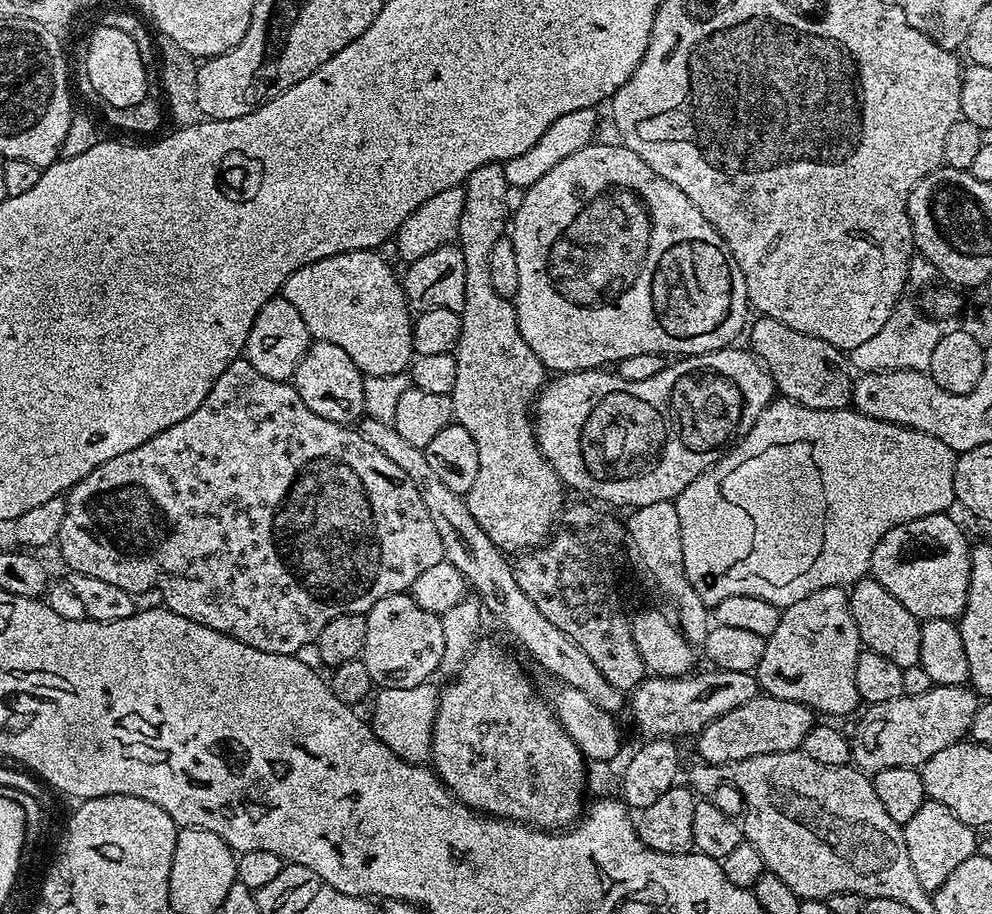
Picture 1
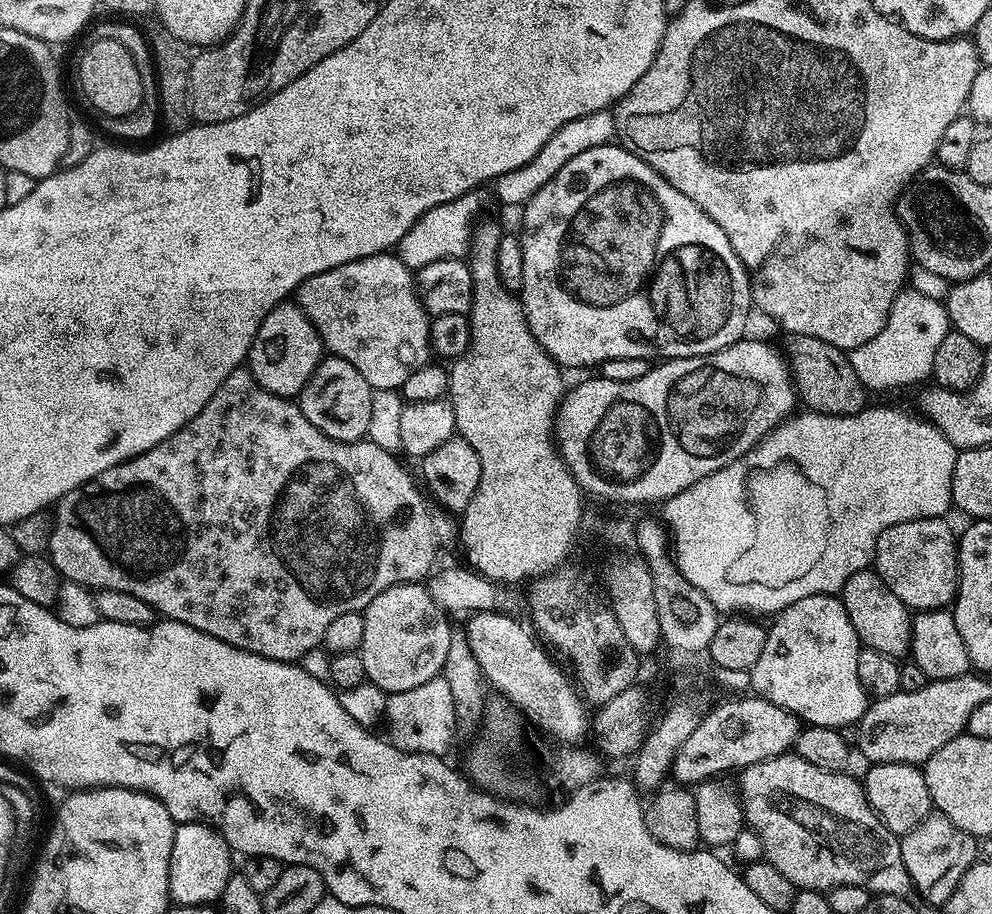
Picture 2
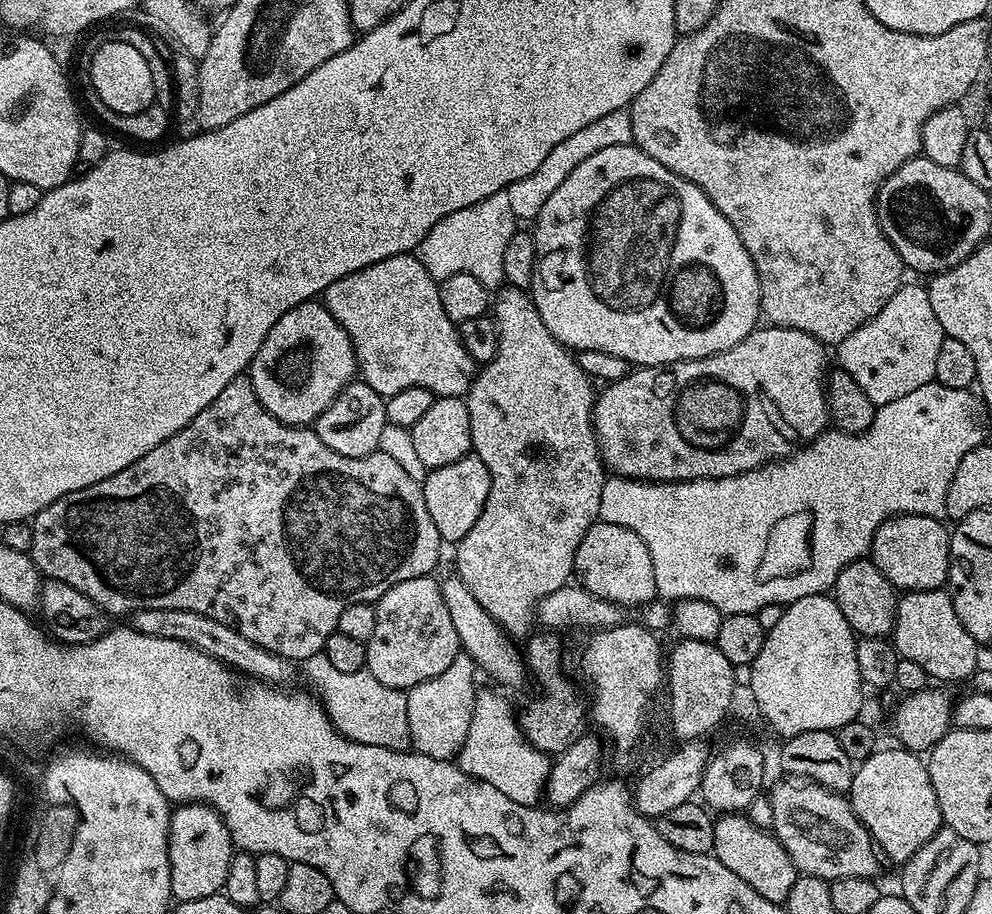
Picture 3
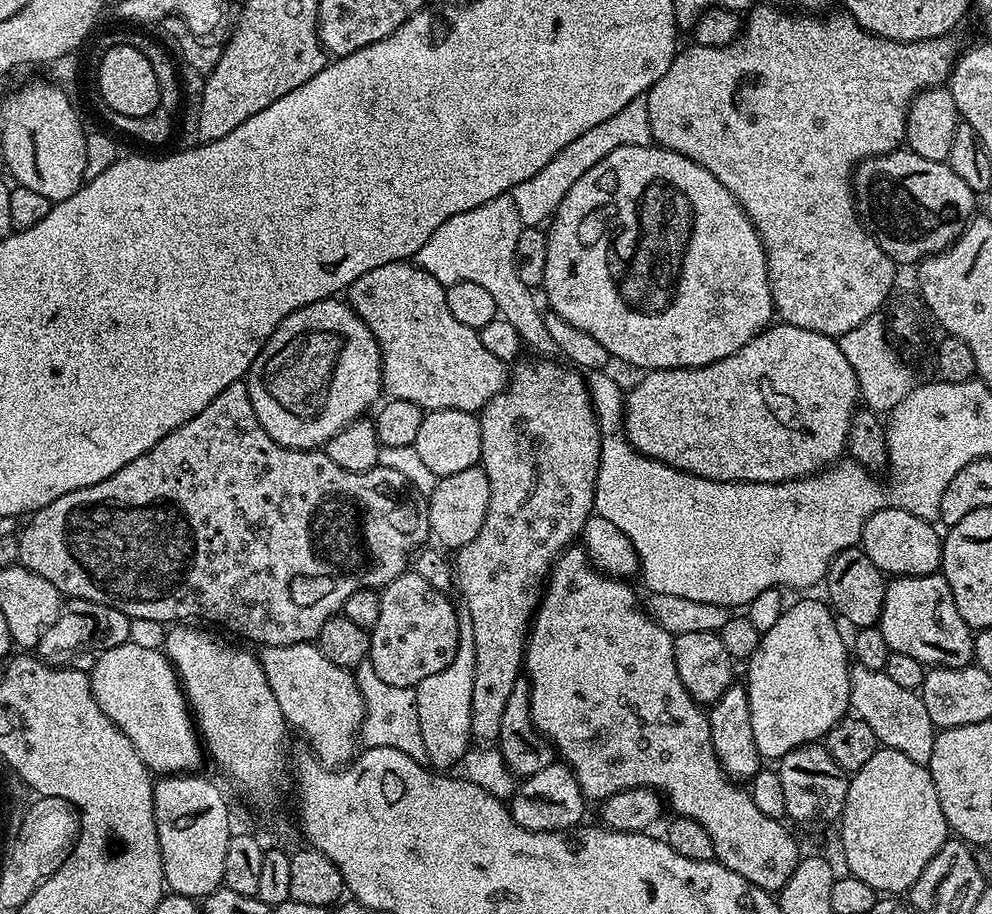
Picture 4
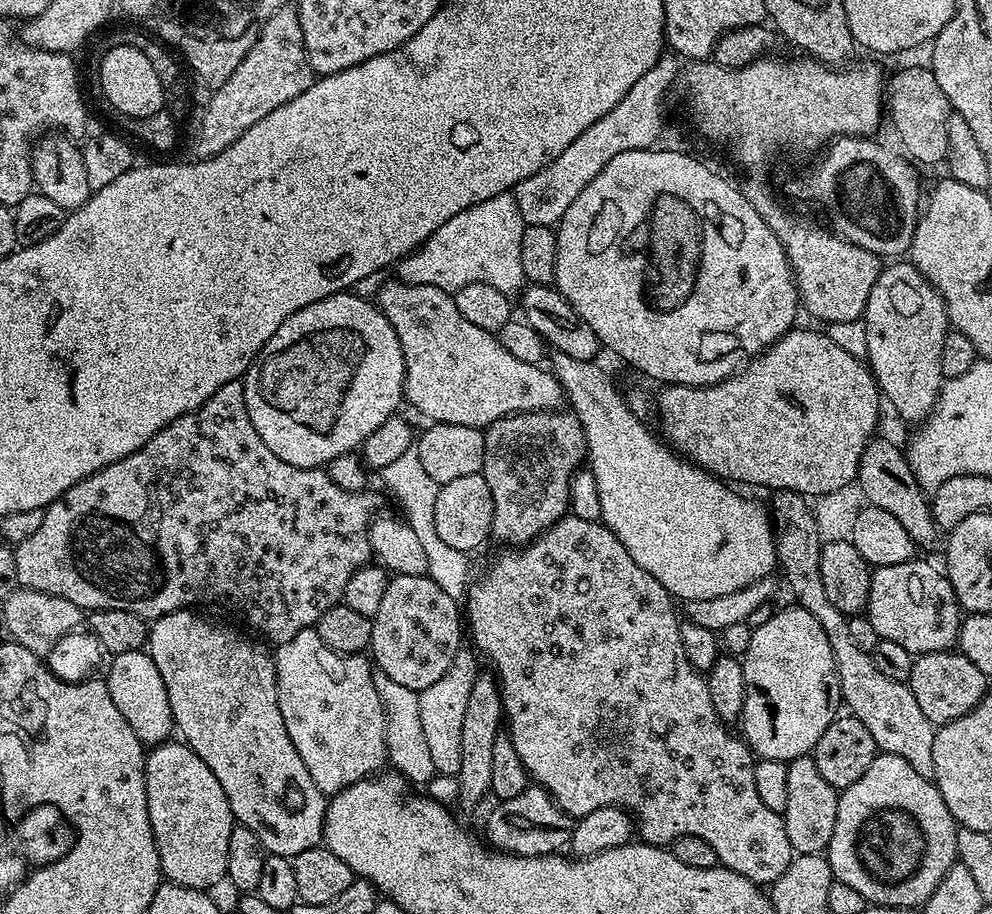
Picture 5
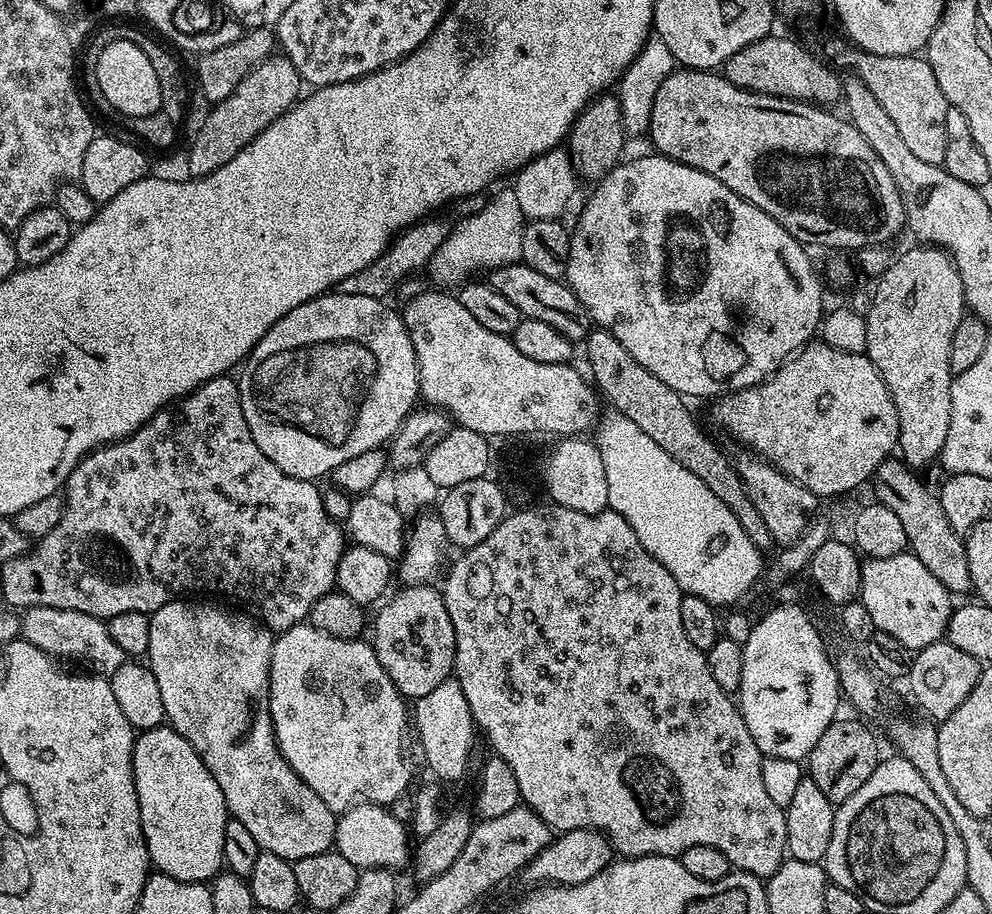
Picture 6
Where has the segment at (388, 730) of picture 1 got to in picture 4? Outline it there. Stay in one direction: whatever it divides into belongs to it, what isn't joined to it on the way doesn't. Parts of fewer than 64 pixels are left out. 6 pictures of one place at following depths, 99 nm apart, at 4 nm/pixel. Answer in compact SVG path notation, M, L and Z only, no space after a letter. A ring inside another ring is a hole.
M461 607L457 611L457 652L453 661L438 674L432 674L428 678L421 680L415 687L417 694L418 723L421 726L422 742L425 743L427 763L436 770L450 770L459 760L470 750L473 743L472 735L472 711L470 702L474 698L474 626L470 618L470 609Z

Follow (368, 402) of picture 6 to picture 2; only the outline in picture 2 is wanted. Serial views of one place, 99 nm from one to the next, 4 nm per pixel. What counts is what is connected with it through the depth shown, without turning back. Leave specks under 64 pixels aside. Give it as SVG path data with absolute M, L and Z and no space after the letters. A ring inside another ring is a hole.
M295 302L279 304L258 326L246 367L264 389L275 396L299 397L319 367L326 349L316 327Z

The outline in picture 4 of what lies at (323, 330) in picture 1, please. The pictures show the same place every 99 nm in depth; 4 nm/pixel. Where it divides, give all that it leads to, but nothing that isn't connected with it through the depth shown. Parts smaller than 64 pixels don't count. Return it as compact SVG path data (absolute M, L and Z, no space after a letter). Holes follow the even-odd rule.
M402 260L390 262L386 266L374 266L374 270L366 270L366 274L362 274L362 278L358 278L348 287L346 300L347 303L352 305L353 310L358 314L358 318L362 318L362 322L366 322L366 326L370 326L370 330L378 342L380 361L382 362L382 388L391 399L414 402L419 408L430 412L434 410L466 410L467 412L479 413L499 392L505 391L510 375L509 365L503 364L498 357L490 354L490 350L486 350L486 346L482 346L482 338L477 329L462 326L462 322L458 322L458 318L454 318L454 314L450 314L450 306L446 306L445 285L439 284L433 276L426 274L424 268Z

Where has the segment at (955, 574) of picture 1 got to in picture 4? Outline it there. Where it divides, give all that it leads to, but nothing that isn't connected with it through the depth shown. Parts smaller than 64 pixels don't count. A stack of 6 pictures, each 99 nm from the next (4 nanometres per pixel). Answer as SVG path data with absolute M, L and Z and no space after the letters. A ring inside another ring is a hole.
M880 508L865 522L859 547L863 548L870 562L889 577L930 576L940 572L944 549L941 533L936 533L932 527L929 521L901 508Z

